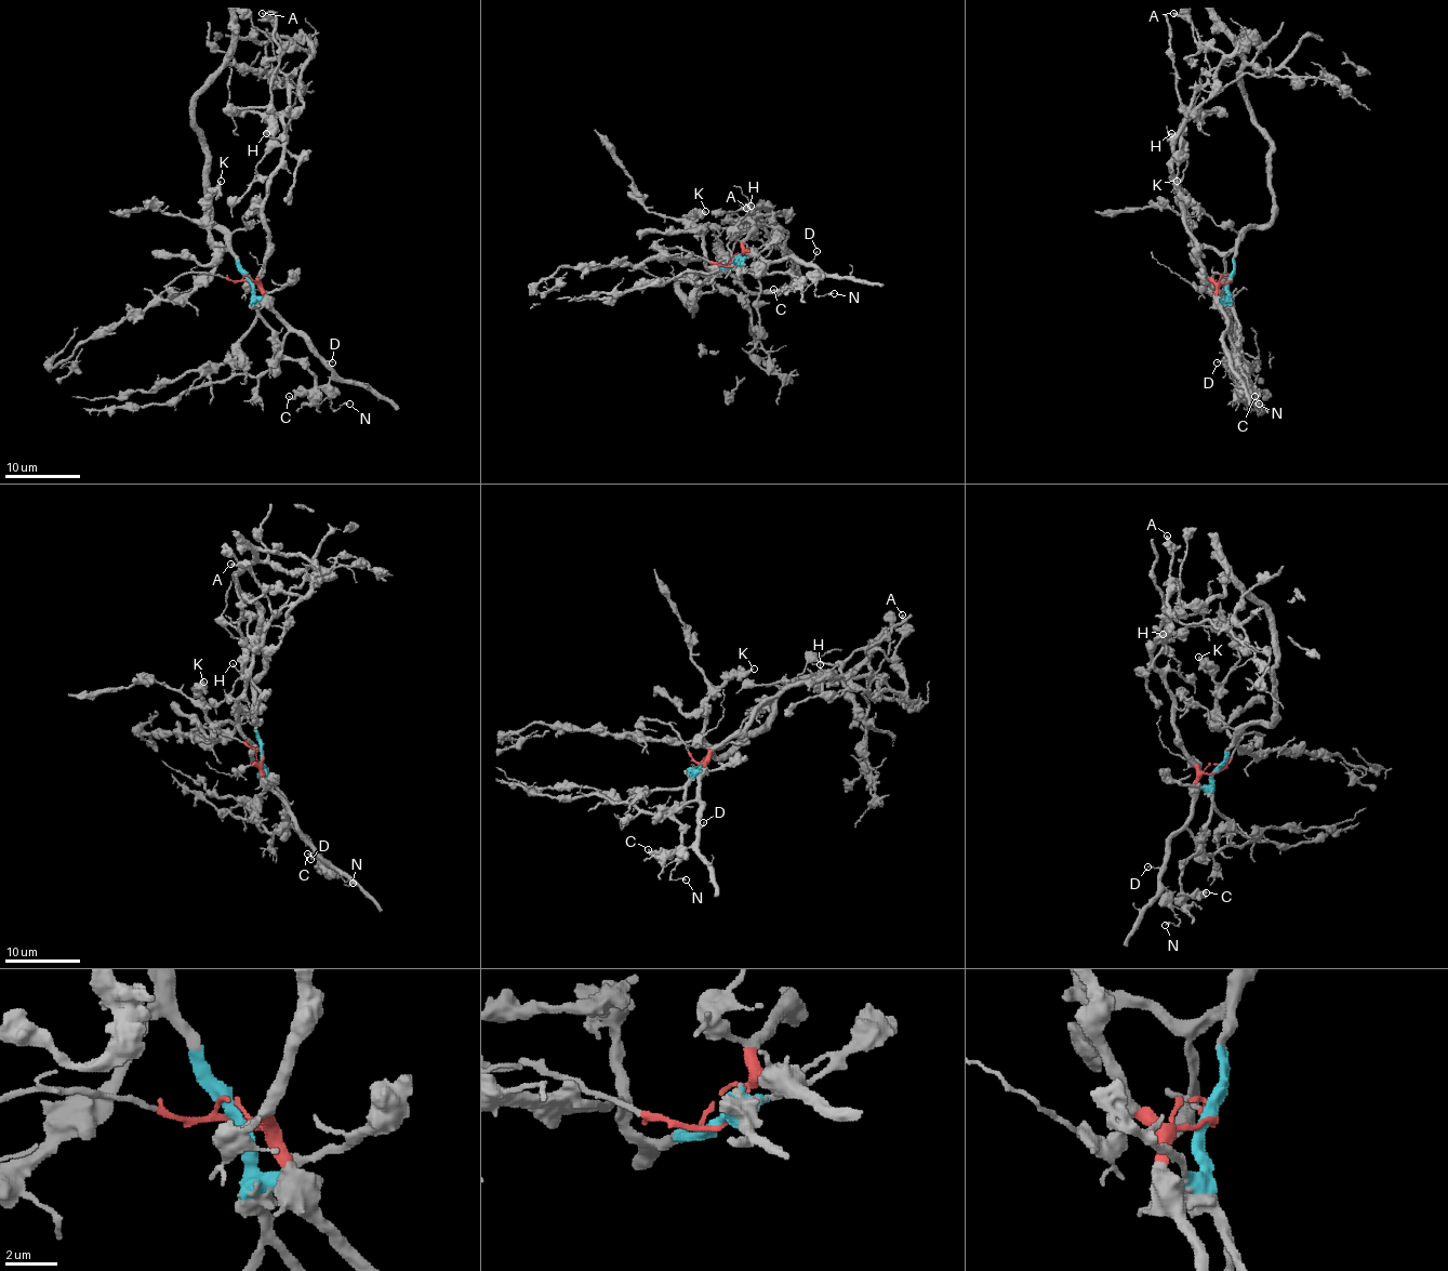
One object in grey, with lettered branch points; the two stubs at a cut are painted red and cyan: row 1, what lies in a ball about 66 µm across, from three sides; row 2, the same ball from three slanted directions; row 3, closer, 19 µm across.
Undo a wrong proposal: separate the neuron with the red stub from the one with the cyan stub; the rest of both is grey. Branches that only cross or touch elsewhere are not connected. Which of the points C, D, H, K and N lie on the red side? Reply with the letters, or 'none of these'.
D, H, N

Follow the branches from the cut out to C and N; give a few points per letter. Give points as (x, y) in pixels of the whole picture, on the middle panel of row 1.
C: (733, 264), (747, 272), (786, 272), (798, 279), (794, 285), (773, 289)
N: (733, 264), (745, 253), (760, 254), (766, 261), (796, 259), (814, 268), (814, 294), (834, 292)

